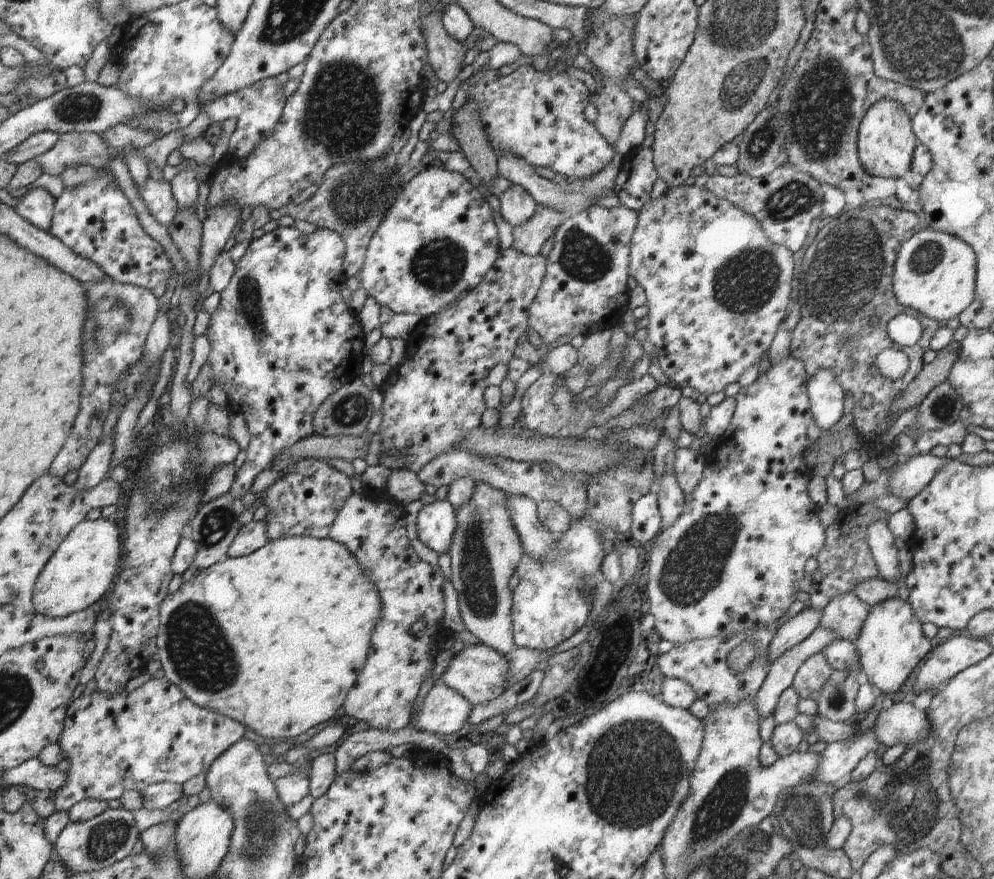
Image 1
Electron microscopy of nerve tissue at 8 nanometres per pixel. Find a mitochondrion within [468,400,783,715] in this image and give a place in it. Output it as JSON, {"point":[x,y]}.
{"point":[695,565]}

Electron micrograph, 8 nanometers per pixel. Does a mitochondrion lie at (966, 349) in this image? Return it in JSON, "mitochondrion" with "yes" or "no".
{"mitochondrion":"no"}

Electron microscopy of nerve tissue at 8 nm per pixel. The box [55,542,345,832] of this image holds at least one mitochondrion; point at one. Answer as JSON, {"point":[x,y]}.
{"point":[196,646]}

